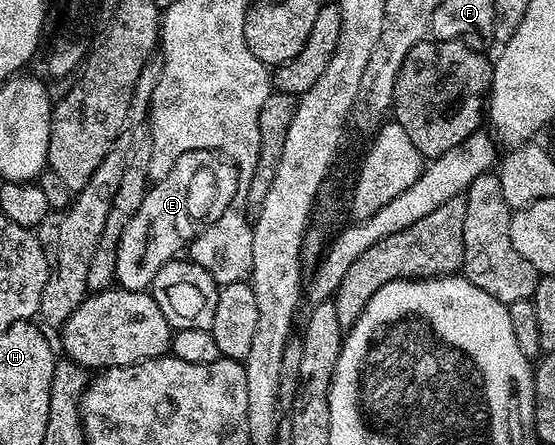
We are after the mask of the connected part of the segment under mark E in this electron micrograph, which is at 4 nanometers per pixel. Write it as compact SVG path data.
M212 150L184 152L172 164L172 172L147 189L136 216L123 228L116 252L117 285L123 290L149 291L156 272L171 258L179 257L206 227L235 205L234 197L240 194L238 185L238 168L229 158Z

